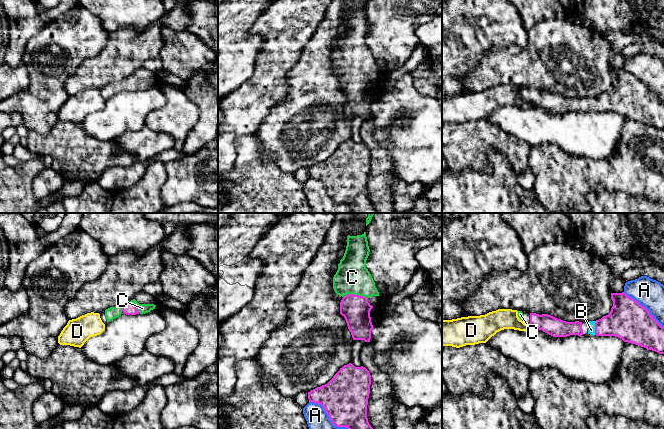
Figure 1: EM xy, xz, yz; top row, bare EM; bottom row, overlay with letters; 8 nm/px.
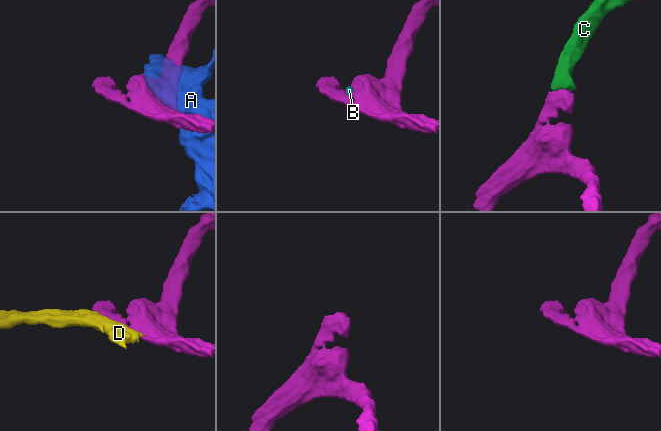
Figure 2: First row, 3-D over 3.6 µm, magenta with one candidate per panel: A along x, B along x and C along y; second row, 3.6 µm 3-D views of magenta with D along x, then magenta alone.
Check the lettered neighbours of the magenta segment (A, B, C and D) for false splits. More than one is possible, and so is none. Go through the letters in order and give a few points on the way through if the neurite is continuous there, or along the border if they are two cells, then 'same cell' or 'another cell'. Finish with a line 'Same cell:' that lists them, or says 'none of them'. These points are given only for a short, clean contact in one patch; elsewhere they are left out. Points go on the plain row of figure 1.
A: another cell
B: same cell
C: across xz (356, 85), (355, 71), (352, 53) | same cell
D: another cell
Same cell: B, C

